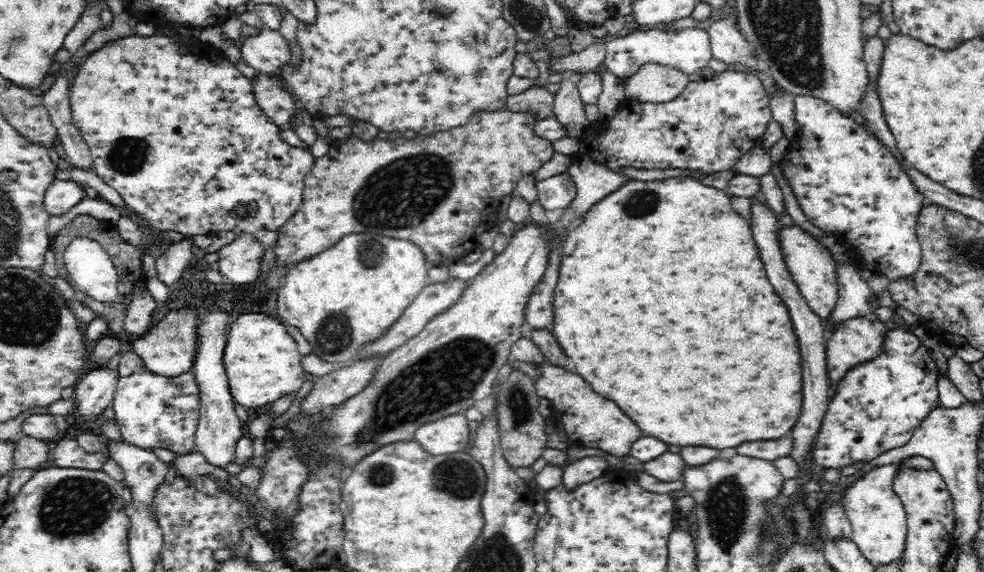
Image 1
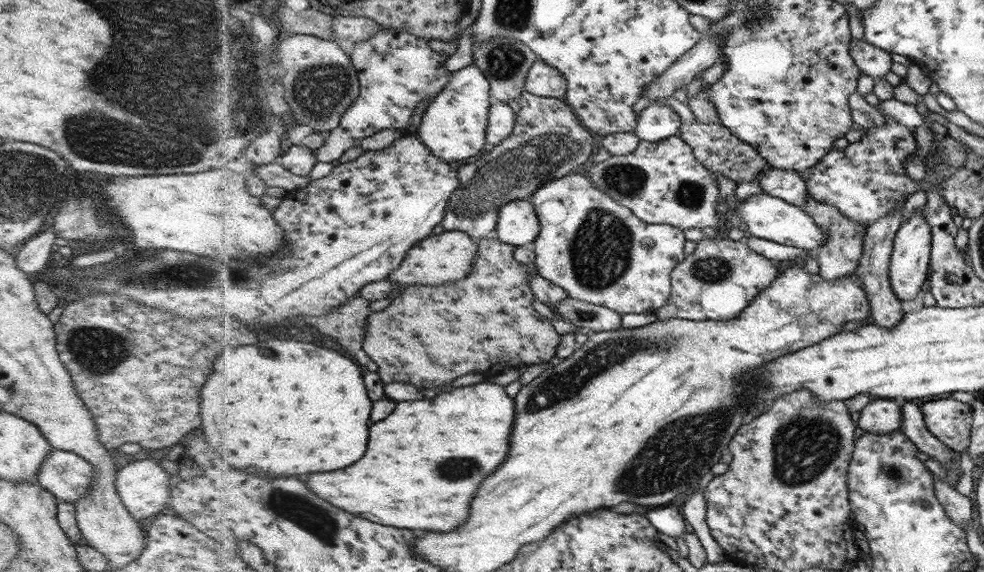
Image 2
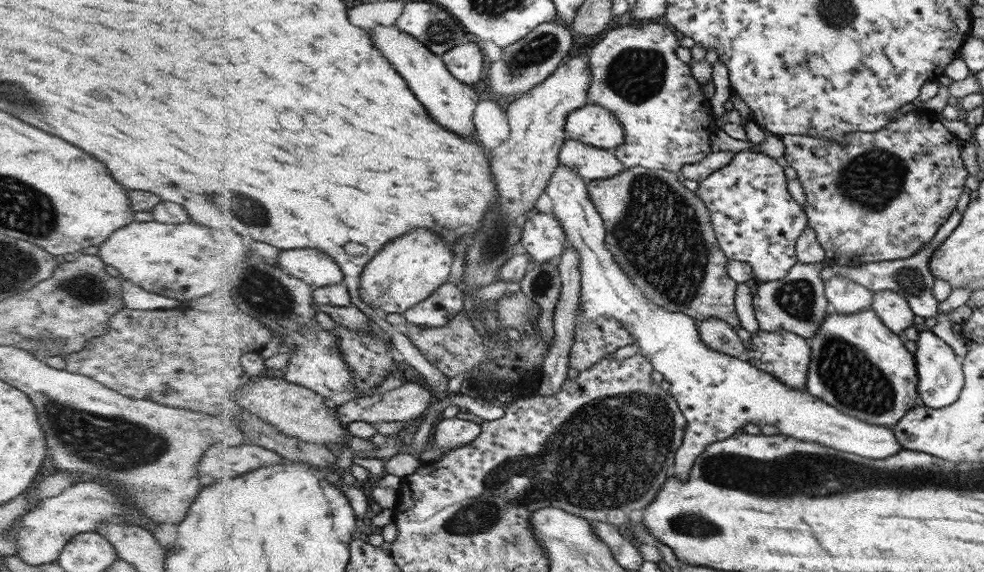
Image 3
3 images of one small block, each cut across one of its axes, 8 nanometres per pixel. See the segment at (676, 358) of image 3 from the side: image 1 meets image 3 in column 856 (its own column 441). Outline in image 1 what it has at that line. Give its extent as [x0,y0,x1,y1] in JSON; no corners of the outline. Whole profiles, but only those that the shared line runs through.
[415,412,472,456]

